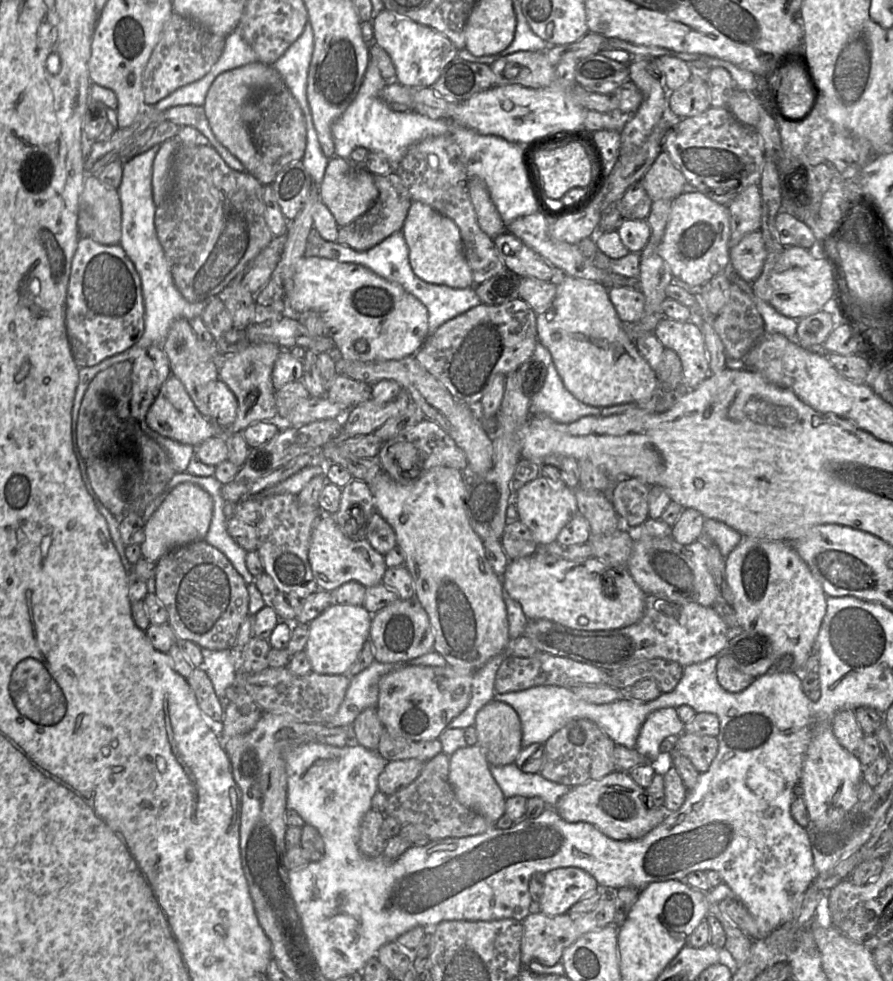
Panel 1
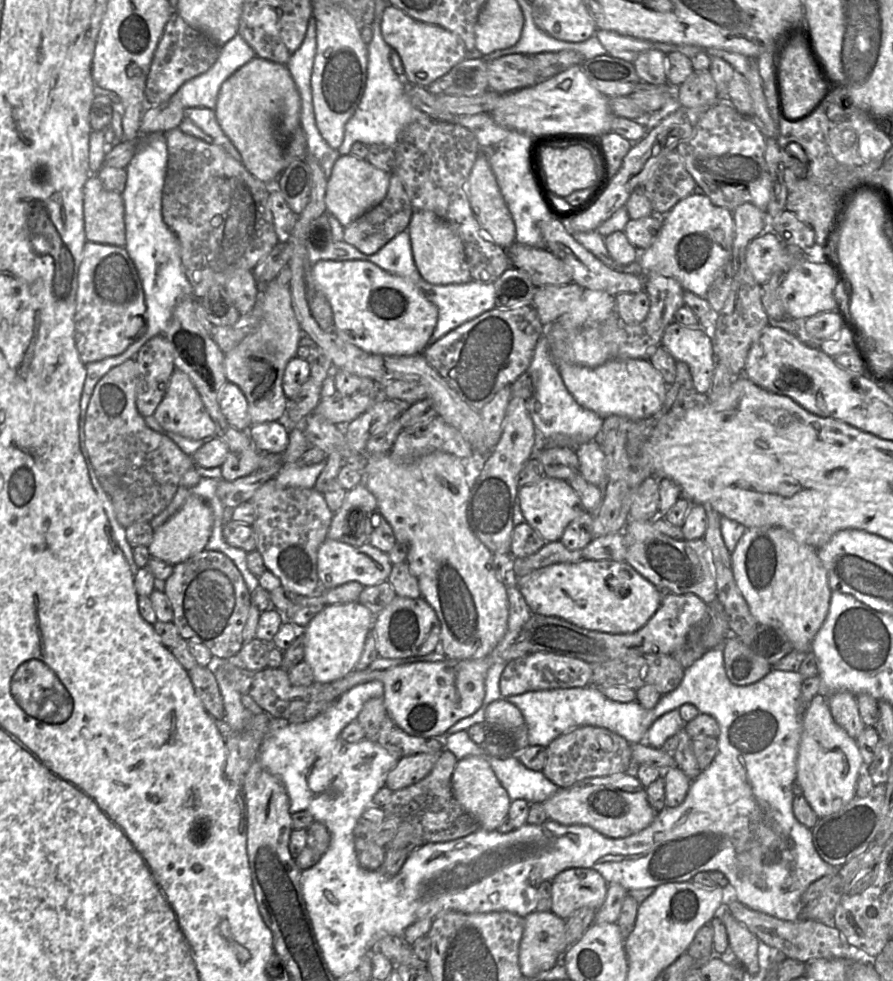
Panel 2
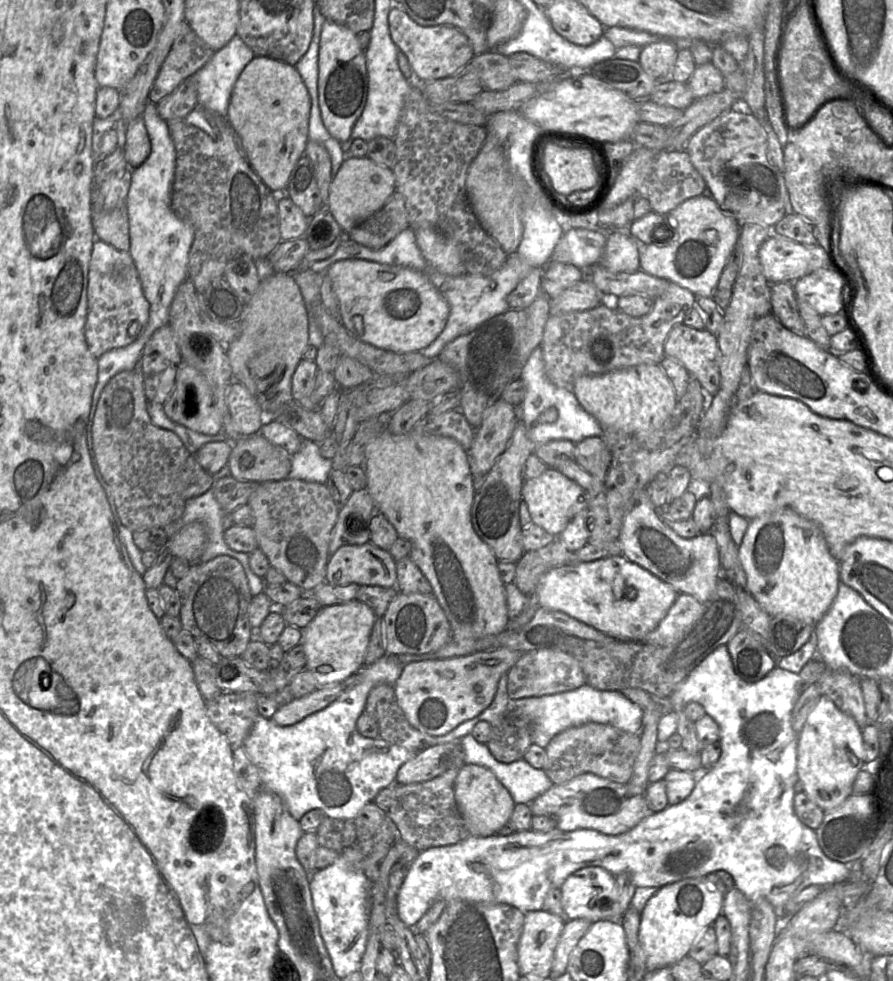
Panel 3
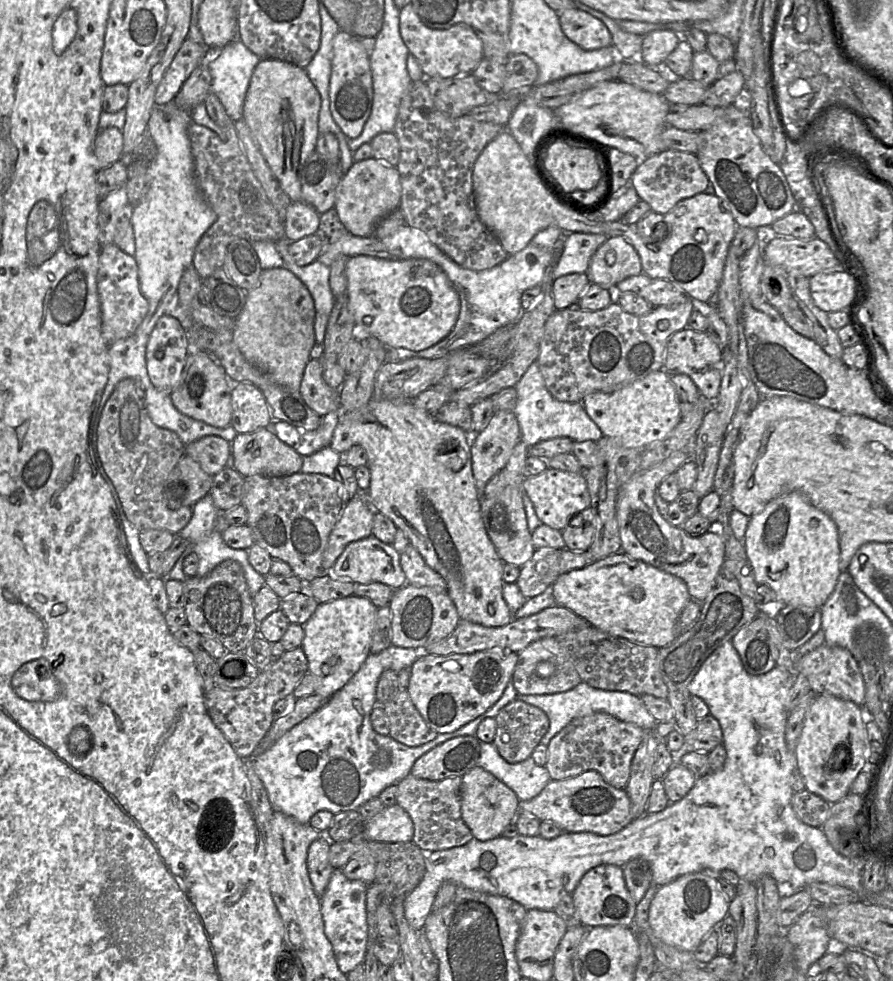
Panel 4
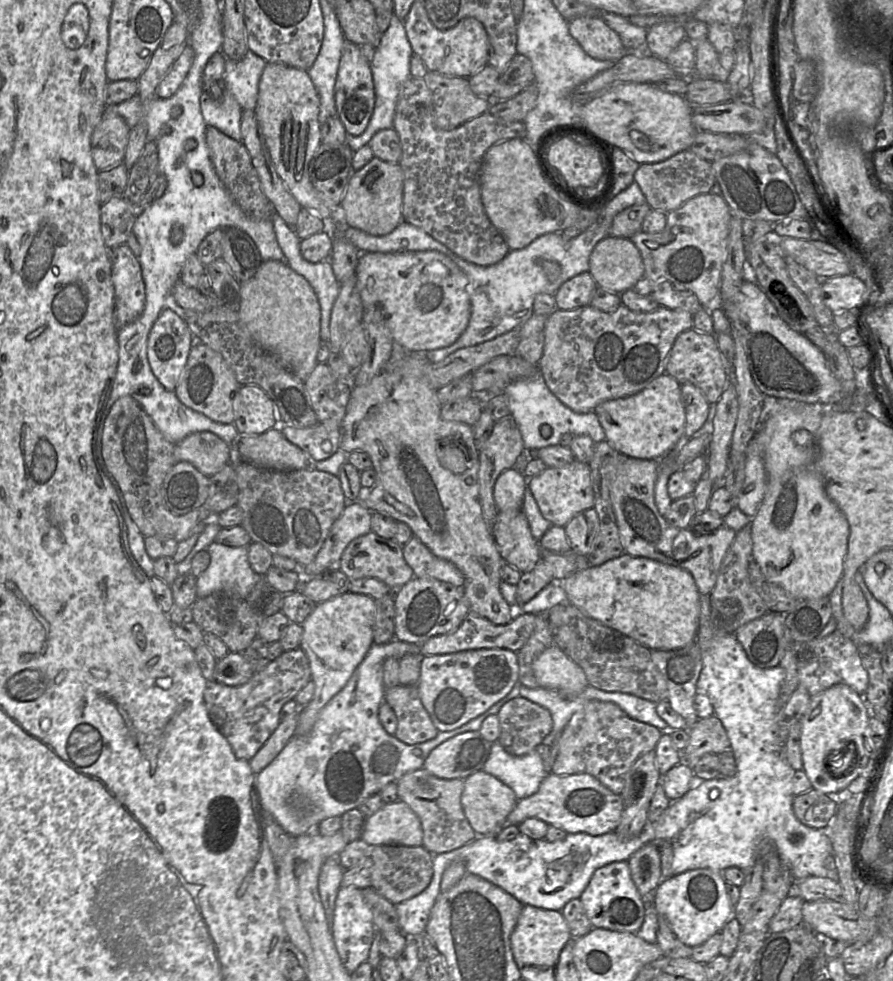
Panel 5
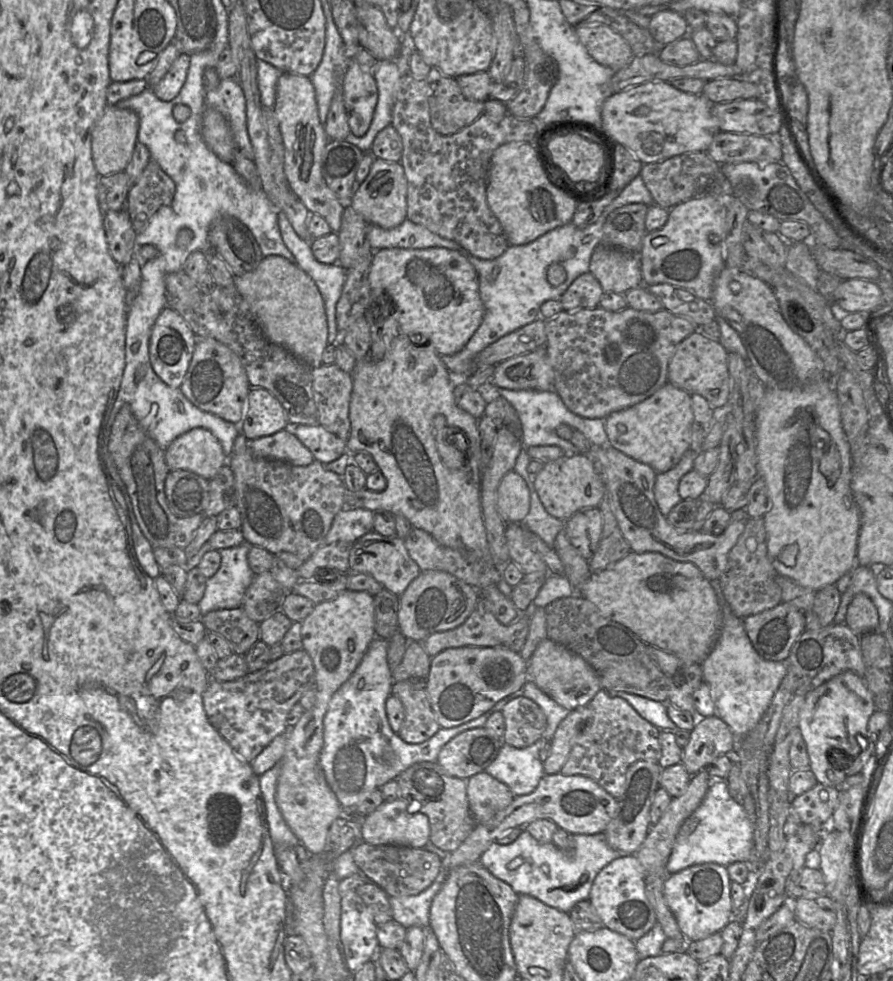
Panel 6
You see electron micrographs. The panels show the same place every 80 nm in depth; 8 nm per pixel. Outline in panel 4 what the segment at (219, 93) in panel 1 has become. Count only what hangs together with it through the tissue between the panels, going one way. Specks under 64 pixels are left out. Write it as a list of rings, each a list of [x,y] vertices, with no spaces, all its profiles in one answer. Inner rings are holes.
[[[272,58],[261,59],[253,70],[243,105],[242,119],[250,128],[255,142],[276,177],[280,187],[292,202],[301,201],[301,184],[298,170],[315,151],[319,136],[318,118],[321,97],[311,82],[305,68]]]

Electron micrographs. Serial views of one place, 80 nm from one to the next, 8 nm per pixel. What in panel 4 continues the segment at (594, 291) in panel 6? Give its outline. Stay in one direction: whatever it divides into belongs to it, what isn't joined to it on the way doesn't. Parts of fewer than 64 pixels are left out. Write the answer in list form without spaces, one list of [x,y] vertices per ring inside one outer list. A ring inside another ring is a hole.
[[[571,273],[555,279],[551,285],[555,310],[575,306],[590,284],[587,273]]]

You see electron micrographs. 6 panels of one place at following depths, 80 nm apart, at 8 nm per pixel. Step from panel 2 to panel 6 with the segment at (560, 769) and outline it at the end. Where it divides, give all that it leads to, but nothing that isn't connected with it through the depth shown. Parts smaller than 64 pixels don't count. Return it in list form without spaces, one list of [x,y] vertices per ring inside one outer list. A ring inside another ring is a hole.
[[[600,690],[587,707],[591,709],[592,717],[575,738],[560,773],[565,776],[586,776],[618,800],[624,793],[630,765],[642,760],[658,763],[661,757],[661,730],[643,719],[627,701],[610,697],[606,690]]]

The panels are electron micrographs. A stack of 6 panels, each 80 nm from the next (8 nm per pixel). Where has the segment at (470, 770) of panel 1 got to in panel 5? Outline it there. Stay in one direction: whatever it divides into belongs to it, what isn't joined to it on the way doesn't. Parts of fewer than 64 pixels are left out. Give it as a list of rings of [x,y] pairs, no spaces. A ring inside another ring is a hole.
[[[483,770],[473,773],[464,780],[461,805],[467,820],[479,837],[496,837],[505,827],[506,818],[517,801],[516,794],[509,786]]]

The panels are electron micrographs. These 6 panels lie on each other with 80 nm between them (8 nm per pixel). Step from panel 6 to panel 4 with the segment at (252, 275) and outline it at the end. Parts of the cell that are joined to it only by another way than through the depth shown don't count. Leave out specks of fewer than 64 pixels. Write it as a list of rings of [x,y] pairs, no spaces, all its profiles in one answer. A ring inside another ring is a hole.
[[[262,270],[257,286],[248,291],[243,310],[234,323],[233,341],[245,359],[277,384],[299,391],[310,351],[316,344],[315,308],[304,284],[289,270]]]

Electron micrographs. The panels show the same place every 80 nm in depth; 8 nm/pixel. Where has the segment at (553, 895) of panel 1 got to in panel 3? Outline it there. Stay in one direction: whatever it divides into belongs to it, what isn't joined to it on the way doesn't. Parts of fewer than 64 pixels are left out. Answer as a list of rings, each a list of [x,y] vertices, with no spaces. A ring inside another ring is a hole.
[[[585,867],[569,875],[560,887],[561,903],[568,919],[583,918],[591,923],[622,918],[616,877],[601,867]]]

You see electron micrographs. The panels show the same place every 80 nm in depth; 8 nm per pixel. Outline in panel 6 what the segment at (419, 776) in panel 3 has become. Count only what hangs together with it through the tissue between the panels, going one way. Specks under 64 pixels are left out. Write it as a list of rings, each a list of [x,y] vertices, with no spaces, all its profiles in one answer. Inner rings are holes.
[[[484,727],[467,730],[443,746],[437,763],[450,776],[468,780],[495,760],[503,744]]]

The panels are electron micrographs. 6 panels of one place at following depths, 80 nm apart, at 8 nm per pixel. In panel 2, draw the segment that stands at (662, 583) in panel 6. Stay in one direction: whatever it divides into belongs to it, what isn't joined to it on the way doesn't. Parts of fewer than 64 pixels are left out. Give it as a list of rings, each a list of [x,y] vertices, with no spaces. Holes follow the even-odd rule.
[[[582,559],[575,563],[558,563],[549,565],[544,568],[540,568],[532,571],[528,575],[517,578],[515,582],[519,591],[523,595],[530,611],[532,614],[540,614],[543,616],[554,616],[561,618],[571,624],[574,624],[578,627],[604,632],[604,633],[612,633],[612,634],[625,634],[625,633],[633,633],[643,627],[649,619],[655,614],[657,609],[661,604],[661,600],[663,597],[663,592],[659,590],[654,584],[645,579],[641,574],[639,574],[632,566],[630,566],[626,561],[613,561],[613,560],[589,560]]]

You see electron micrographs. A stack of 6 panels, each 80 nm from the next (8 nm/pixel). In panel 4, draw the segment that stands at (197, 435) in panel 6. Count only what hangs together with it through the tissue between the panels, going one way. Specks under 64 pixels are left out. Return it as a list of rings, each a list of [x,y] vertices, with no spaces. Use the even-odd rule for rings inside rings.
[[[204,436],[185,445],[185,455],[195,460],[210,476],[228,467],[230,453],[231,442],[218,436]]]

